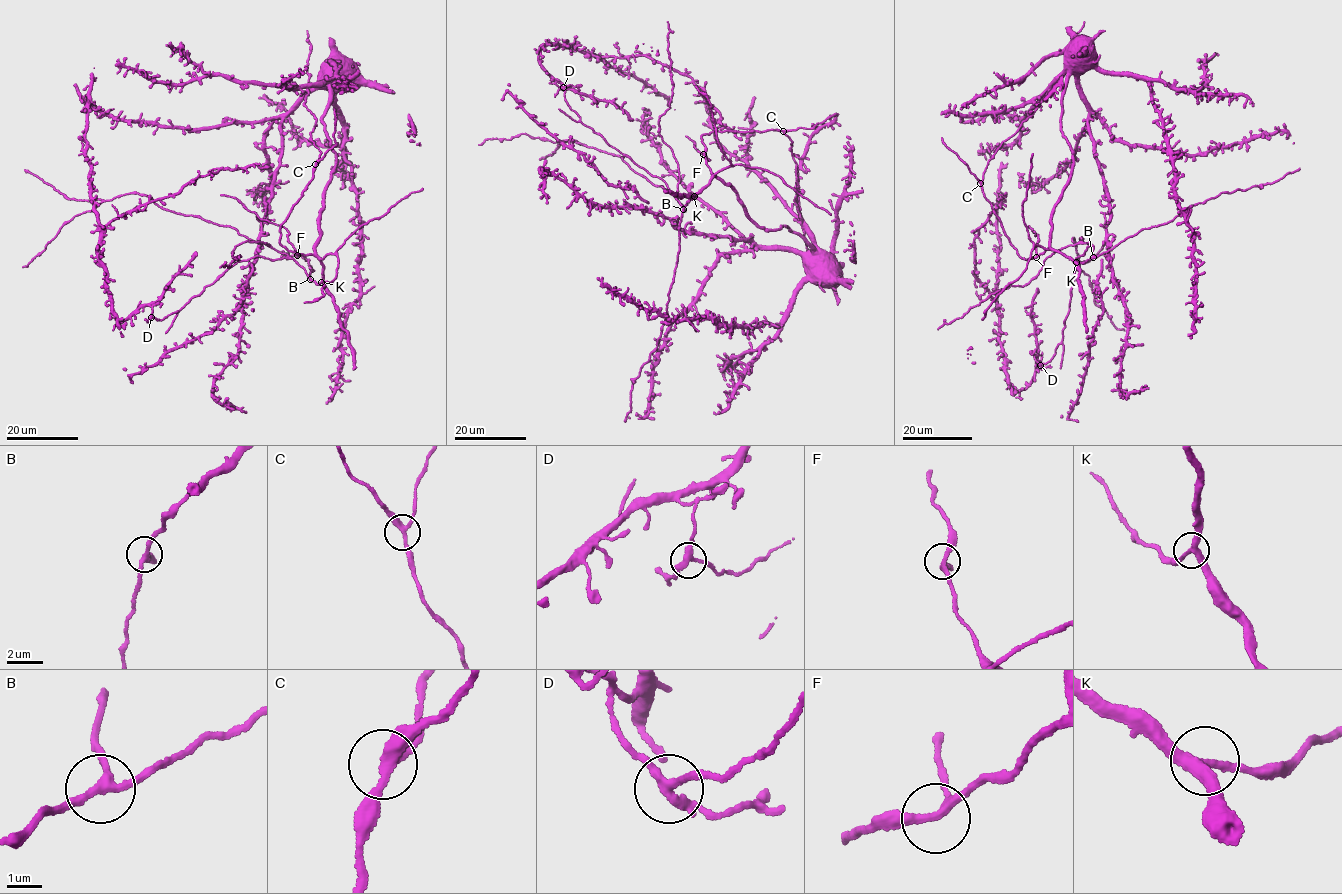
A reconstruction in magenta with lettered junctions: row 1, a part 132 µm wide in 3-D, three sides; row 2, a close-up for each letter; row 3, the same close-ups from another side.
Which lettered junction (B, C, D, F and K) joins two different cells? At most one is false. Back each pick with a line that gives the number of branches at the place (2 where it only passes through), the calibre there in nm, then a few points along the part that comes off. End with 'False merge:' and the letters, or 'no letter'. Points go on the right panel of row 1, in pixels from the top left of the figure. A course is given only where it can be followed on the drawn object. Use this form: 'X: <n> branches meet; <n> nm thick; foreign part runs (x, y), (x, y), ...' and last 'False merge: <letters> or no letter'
D: 3 branches meet; 240 nm thick; foreign part runs (1040, 365), (1034, 356), (1030, 383), (1013, 391), (999, 340), (999, 312), (974, 277), (975, 238), (1006, 192)
False merge: D

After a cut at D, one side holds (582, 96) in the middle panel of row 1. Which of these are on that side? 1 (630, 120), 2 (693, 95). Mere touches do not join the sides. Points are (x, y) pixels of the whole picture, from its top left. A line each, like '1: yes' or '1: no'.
1: yes
2: no

